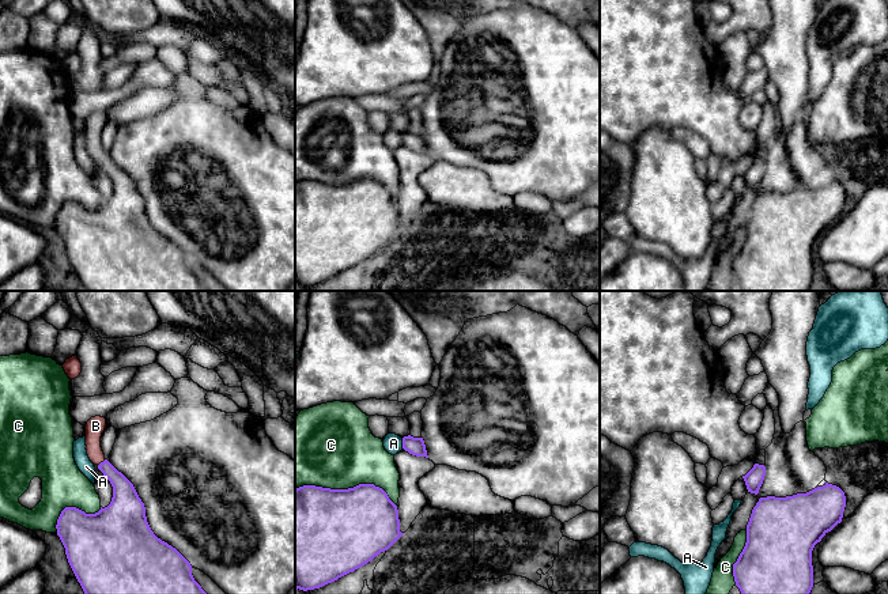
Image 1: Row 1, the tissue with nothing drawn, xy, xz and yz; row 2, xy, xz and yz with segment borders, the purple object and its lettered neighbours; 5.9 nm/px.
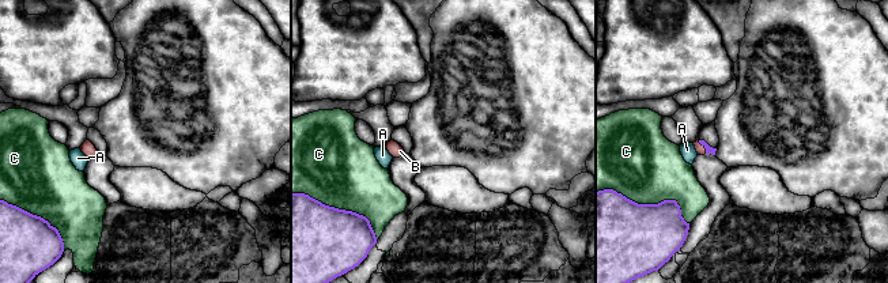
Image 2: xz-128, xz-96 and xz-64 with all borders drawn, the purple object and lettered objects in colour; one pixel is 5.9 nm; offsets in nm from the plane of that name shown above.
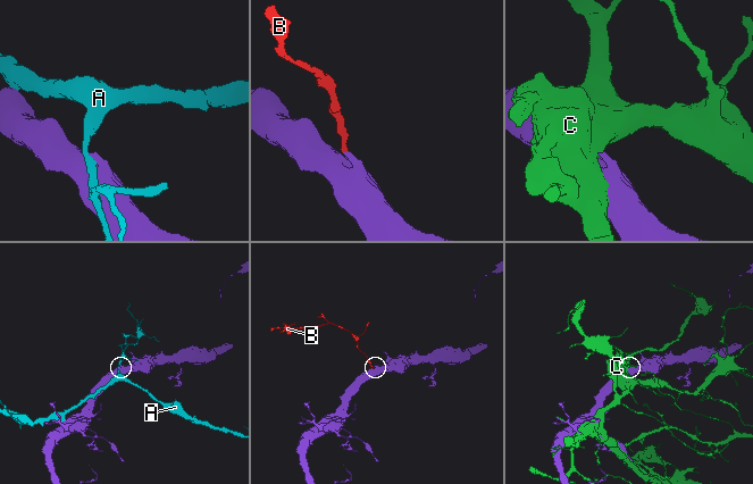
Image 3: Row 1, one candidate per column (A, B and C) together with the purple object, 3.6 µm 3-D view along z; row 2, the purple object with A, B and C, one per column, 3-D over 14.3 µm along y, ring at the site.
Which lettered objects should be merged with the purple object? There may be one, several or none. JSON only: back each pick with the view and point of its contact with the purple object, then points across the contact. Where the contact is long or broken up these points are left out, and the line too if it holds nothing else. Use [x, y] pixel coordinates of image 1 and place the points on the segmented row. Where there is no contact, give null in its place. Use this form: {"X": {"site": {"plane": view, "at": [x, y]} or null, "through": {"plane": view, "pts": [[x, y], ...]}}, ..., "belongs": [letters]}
{"B": {"site": {"plane": "xy", "at": [101, 462]}, "through": {"plane": "xy", "pts": [[124, 498], [121, 484], [101, 462], [94, 451], [95, 426]]}}, "belongs": ["B"]}

